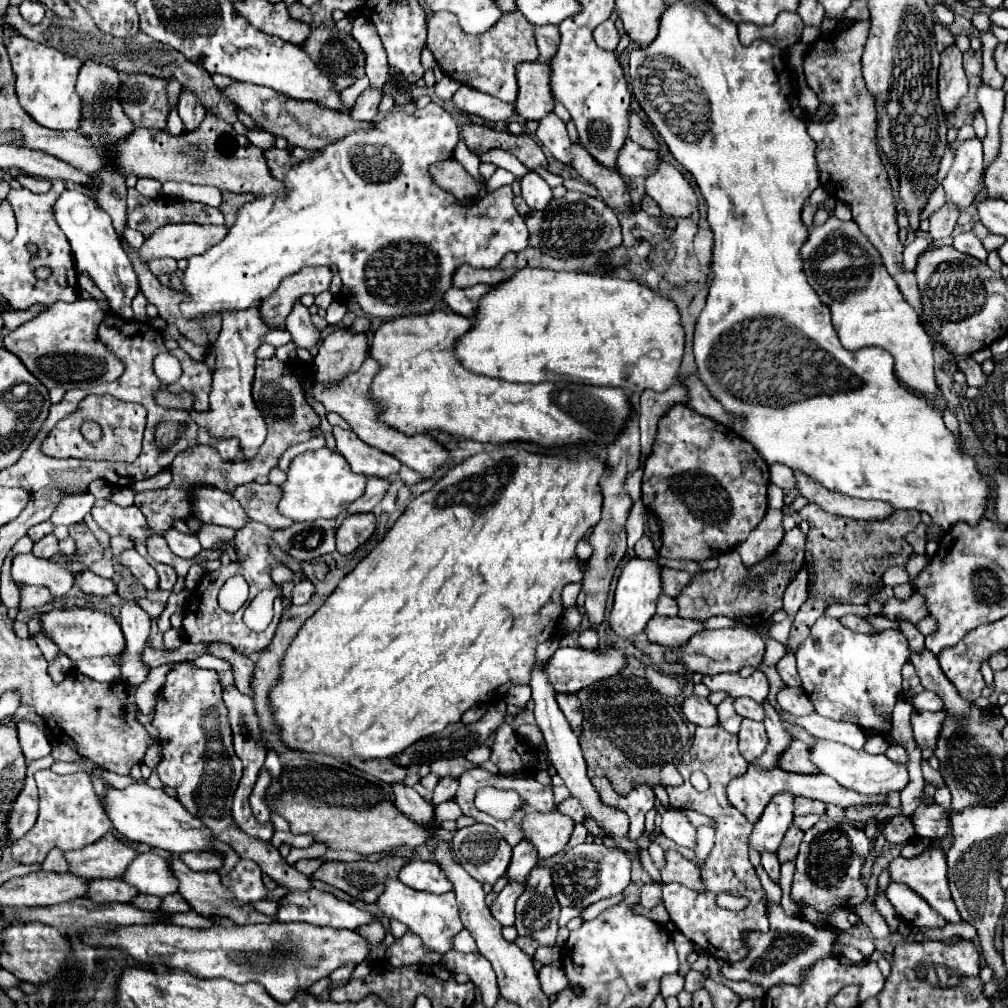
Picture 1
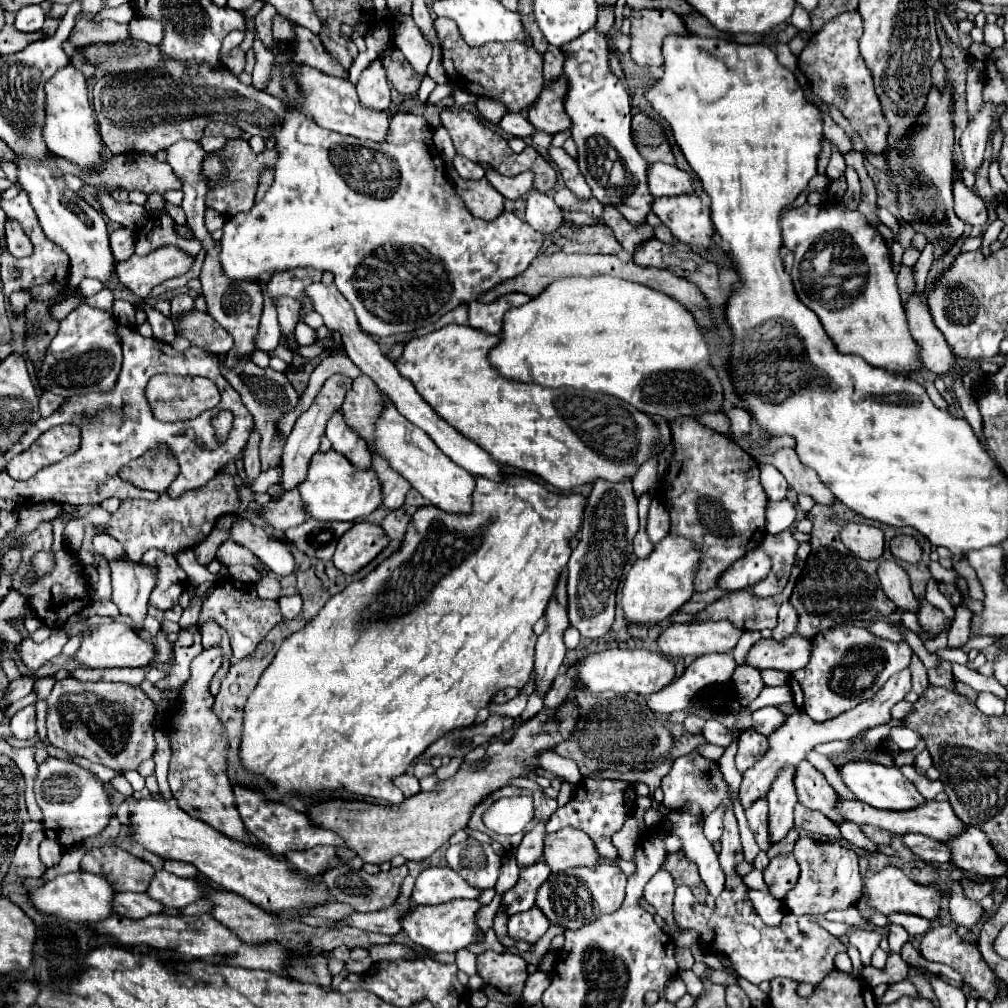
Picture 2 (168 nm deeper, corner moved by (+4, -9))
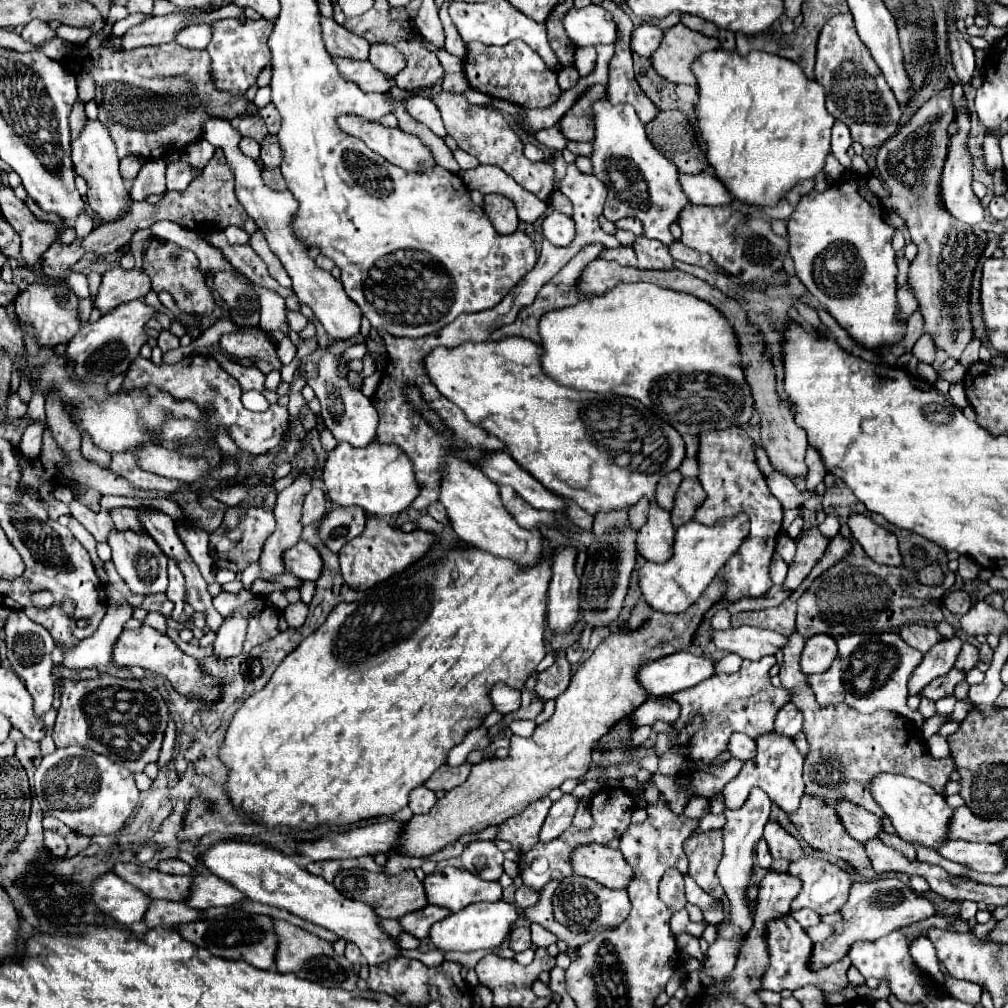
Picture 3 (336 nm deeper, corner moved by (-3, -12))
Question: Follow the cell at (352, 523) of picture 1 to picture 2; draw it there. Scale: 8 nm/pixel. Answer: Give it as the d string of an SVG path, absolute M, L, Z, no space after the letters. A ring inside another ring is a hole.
M357 522L337 544L333 564L343 574L355 574L371 560L375 560L383 548L389 546L389 536L379 524Z

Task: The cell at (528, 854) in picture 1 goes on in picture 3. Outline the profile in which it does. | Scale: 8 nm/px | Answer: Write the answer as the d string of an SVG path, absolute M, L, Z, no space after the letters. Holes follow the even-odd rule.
M564 795L562 799L558 799L550 807L550 813L548 813L548 817L546 817L544 825L542 825L540 841L548 843L548 841L556 839L562 831L566 831L566 827L572 825L574 813L576 813L576 799L572 795Z

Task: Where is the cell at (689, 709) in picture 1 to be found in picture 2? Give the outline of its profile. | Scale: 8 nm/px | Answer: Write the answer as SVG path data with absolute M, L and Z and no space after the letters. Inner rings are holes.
M707 720L703 736L707 738L709 744L721 746L721 748L727 748L733 742L733 732L727 726L723 726L721 722L717 722L717 720Z

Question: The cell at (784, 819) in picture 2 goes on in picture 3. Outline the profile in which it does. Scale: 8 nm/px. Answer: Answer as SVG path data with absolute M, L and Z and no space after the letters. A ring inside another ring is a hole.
M768 733L756 739L756 757L748 759L744 763L744 767L740 769L738 777L734 777L724 789L722 789L722 797L724 798L724 807L726 809L738 809L748 798L752 787L760 787L764 789L770 799L784 811L784 813L794 813L800 805L800 799L804 795L804 779L802 779L802 765L804 765L804 757L798 753L796 745L792 743L792 739L782 737L778 733Z

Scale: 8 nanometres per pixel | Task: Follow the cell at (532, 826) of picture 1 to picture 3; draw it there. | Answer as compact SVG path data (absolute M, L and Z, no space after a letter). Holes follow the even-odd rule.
M600 843L578 845L572 851L572 871L574 875L590 877L604 887L622 889L628 885L632 877L632 869L626 865L620 851L610 849Z

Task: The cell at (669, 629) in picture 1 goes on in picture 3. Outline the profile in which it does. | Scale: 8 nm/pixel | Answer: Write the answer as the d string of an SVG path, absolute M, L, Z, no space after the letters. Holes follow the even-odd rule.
M736 627L726 631L710 631L710 641L720 651L730 651L742 659L760 659L764 655L774 655L784 643L786 637L760 627Z

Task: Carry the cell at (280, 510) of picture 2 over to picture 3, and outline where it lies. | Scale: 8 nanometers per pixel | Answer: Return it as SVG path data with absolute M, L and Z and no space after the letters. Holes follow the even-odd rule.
M322 485L312 487L312 491L306 495L302 505L302 525L316 523L326 513L326 497L322 491Z

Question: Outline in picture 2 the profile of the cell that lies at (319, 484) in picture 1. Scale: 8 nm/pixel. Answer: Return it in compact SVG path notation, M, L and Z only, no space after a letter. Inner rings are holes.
M337 450L317 452L311 460L307 480L299 484L305 512L317 520L357 520L365 518L381 506L381 482L375 470L355 470Z

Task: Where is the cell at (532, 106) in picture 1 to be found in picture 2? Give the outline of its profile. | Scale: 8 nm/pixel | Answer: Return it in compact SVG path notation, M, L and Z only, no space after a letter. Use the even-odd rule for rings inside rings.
M567 78L555 80L551 86L543 88L539 100L529 110L529 120L537 130L557 134L571 128L571 120L563 110L563 90L567 90Z

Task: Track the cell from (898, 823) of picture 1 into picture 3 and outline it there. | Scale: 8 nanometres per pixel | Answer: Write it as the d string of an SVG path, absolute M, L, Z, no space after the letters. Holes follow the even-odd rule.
M944 841L936 849L944 859L960 865L968 865L978 873L998 873L1006 869L1004 853L998 845L968 843L968 841Z

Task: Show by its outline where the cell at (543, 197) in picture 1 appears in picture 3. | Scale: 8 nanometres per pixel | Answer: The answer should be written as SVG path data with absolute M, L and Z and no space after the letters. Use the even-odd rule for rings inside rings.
M552 209L542 219L542 235L550 243L564 247L574 239L574 221L572 217L566 217L564 213Z

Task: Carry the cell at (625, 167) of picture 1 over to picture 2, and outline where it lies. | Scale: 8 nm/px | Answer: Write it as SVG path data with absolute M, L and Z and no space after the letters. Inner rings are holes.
M651 164L649 166L649 190L653 196L675 196L693 194L693 178L671 164Z

